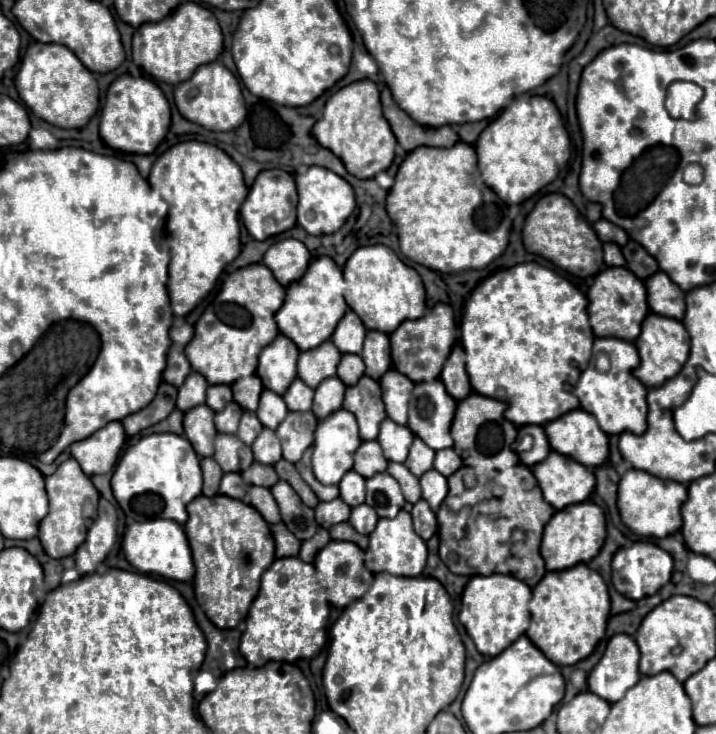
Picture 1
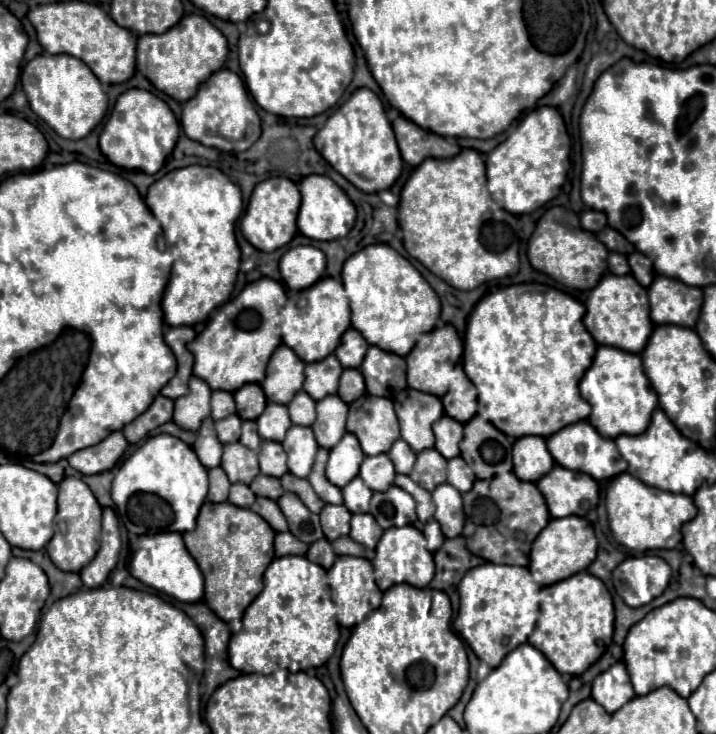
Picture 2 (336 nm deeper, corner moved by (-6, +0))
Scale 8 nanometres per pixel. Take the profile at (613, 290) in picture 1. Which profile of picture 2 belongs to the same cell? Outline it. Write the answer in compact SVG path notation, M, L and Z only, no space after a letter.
M612 273L604 275L586 299L584 325L598 345L612 345L640 355L648 341L648 333L652 333L654 329L648 313L646 289L632 275L628 277L616 277Z

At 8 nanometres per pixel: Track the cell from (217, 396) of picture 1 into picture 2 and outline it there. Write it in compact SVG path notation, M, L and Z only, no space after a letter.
M212 391L212 419L224 419L224 417L228 417L232 413L236 413L232 393Z

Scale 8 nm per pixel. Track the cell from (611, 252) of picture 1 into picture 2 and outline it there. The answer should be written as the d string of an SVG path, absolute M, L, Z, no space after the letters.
M620 253L608 255L608 267L610 267L610 273L614 273L614 275L628 275L630 273L630 265L628 265L626 257Z

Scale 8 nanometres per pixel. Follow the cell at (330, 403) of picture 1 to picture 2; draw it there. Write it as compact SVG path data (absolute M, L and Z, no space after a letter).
M324 397L316 403L316 421L312 423L312 431L316 435L316 441L324 449L332 449L342 435L346 433L344 421L348 415L348 405L340 401L340 397Z

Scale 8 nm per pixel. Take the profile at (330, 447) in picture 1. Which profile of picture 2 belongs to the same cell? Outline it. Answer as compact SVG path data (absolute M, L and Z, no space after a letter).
M346 433L340 443L330 449L330 459L326 465L328 481L332 481L336 487L344 487L358 475L360 461L364 461L360 443L356 437L352 437L352 433Z

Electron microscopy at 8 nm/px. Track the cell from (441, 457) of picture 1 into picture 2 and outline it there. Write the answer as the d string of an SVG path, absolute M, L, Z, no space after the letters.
M454 457L452 461L448 461L448 483L454 485L460 493L470 491L474 481L476 481L474 471L466 465L462 457Z

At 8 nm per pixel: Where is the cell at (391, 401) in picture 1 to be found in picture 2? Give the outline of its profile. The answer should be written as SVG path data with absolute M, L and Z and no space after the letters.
M404 389L394 397L396 415L400 421L402 439L414 453L434 447L432 423L444 417L442 401L436 395L420 393L416 389Z

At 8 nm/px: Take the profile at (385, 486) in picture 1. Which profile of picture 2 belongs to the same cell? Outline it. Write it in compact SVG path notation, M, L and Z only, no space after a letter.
M392 485L388 491L372 495L370 515L382 529L406 527L416 521L416 501L404 489Z

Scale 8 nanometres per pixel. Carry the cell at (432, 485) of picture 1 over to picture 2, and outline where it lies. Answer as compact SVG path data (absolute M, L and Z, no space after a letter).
M444 483L438 485L432 493L432 501L436 505L436 513L434 519L440 523L442 533L452 539L458 537L464 529L466 523L466 513L462 509L462 495L458 489L454 489L452 485Z

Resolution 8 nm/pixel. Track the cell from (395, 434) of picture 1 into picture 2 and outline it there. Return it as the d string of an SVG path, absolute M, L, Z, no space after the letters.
M398 439L396 445L392 445L392 449L388 451L388 457L392 457L392 463L396 465L396 473L410 475L414 461L416 461L416 453L412 453L412 449L408 449L406 441Z

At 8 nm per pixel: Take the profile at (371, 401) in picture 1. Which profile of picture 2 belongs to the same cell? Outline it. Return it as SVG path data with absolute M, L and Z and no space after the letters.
M362 395L350 405L346 431L356 435L364 455L388 453L400 437L394 405L386 397Z

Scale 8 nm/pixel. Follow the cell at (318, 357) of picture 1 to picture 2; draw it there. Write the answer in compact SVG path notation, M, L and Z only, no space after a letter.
M328 355L324 361L308 363L304 369L304 375L306 375L304 391L316 401L324 399L326 395L334 395L338 389L338 379L342 371L344 369L334 355Z

